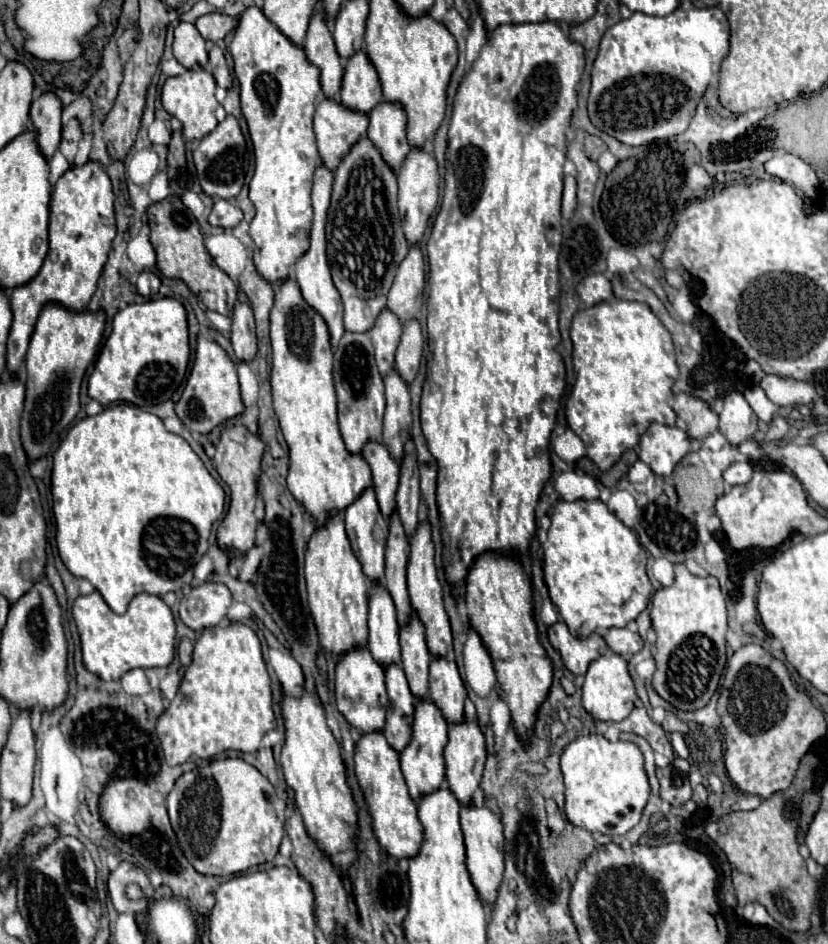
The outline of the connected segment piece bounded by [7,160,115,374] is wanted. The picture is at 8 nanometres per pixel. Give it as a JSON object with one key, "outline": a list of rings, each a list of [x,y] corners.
{"outline":[[[87,160],[85,164],[77,166],[73,164],[55,184],[53,190],[53,198],[51,198],[51,216],[49,216],[49,254],[41,266],[41,270],[37,272],[35,278],[31,278],[27,284],[17,286],[11,290],[11,310],[13,310],[13,324],[11,324],[11,332],[9,332],[9,340],[7,340],[7,370],[9,374],[17,374],[25,352],[27,352],[27,344],[35,326],[35,320],[43,308],[43,304],[47,302],[59,302],[69,310],[85,310],[85,306],[89,304],[97,280],[103,272],[103,266],[107,262],[107,254],[111,250],[111,242],[115,238],[115,212],[113,212],[113,186],[111,180],[105,172],[105,168],[97,162],[97,160]]]}

